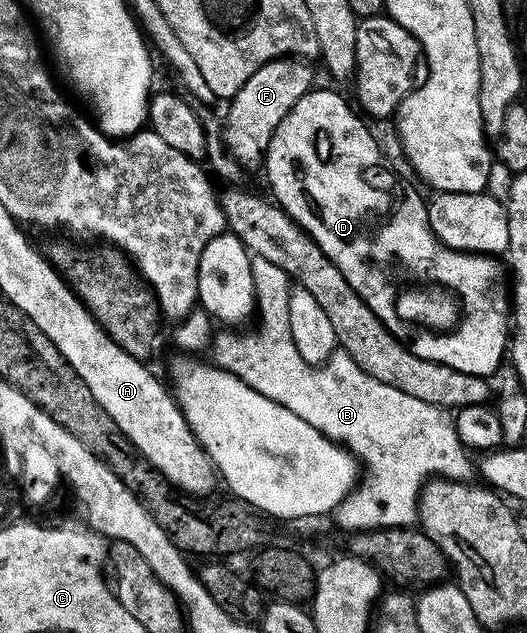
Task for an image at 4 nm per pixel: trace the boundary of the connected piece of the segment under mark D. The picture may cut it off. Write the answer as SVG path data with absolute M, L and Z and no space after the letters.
M311 89L304 97L300 97L300 101L296 101L294 108L289 111L288 117L284 117L284 121L280 121L280 125L274 130L274 136L266 150L264 160L266 179L270 182L271 189L274 190L273 202L310 235L312 241L327 255L328 260L336 265L337 269L340 269L344 280L348 281L348 285L363 299L368 309L416 357L450 366L454 370L459 370L460 373L485 377L495 374L503 366L504 356L508 351L508 275L504 267L504 272L502 272L502 267L498 264L499 260L493 255L476 255L465 251L454 251L443 245L430 227L427 200L425 198L422 200L421 193L412 184L405 183L390 168L390 163L382 156L382 151L378 148L373 133L366 128L365 121L367 122L367 120L353 106L350 108L346 104L346 99L340 92L318 90Z

